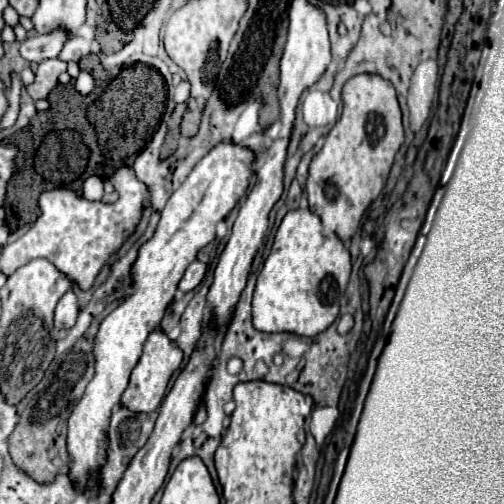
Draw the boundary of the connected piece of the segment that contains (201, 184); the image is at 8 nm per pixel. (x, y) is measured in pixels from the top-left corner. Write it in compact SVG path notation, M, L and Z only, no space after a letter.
M220 142L214 146L194 166L184 184L168 198L154 236L140 246L138 258L130 270L134 290L100 324L94 338L94 378L86 386L80 402L76 402L68 418L68 478L74 490L86 490L90 484L100 484L100 468L106 462L110 412L120 402L120 396L130 380L130 372L142 356L142 346L148 334L160 324L188 264L196 260L196 254L208 242L214 240L216 224L224 220L226 214L236 206L238 198L246 194L252 178L252 164L254 152L248 148L232 142Z

